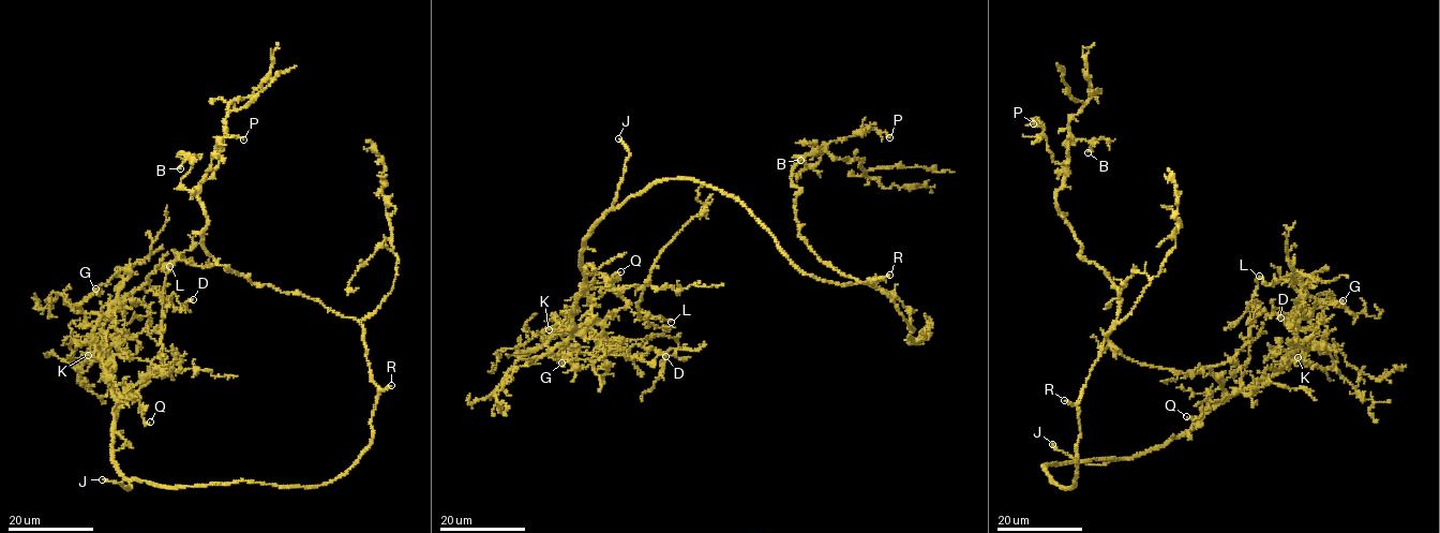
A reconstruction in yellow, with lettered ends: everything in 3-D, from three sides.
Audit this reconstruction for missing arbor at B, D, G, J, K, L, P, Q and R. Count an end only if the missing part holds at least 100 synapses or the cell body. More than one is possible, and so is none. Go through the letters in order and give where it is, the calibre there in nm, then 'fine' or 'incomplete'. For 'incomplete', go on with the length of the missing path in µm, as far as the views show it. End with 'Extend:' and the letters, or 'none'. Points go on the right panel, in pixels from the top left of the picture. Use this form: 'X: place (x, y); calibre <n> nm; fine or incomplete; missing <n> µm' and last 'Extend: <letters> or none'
B: place (1088, 152); calibre 140 nm; fine
D: place (1280, 317); calibre 120 nm; fine
G: place (1343, 300); calibre 150 nm; fine
J: place (1052, 444); calibre 200 nm; incomplete; missing 50 µm
K: place (1298, 357); calibre 120 nm; fine
L: place (1259, 276); calibre 150 nm; fine
P: place (1033, 123); calibre 220 nm; fine
Q: place (1186, 416); calibre 130 nm; fine
R: place (1064, 400); calibre 160 nm; incomplete; missing 300 µm
Extend: J, R

